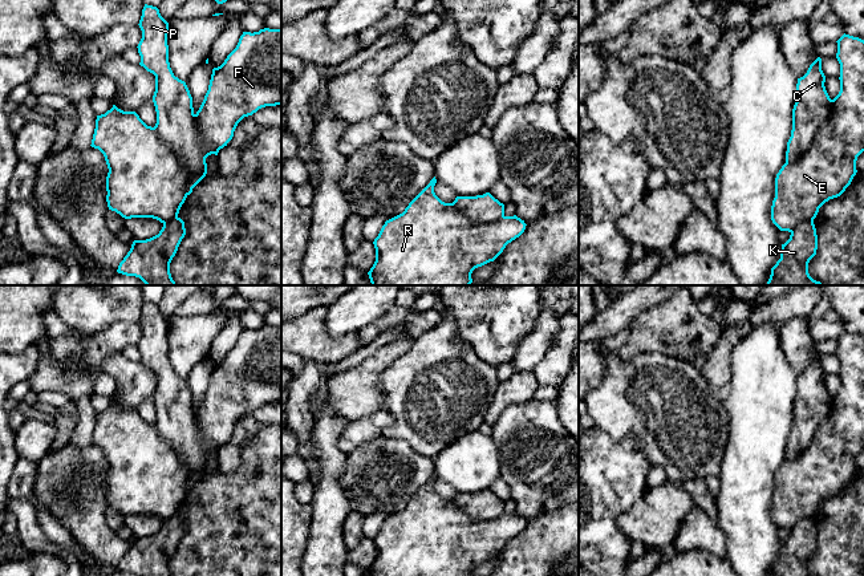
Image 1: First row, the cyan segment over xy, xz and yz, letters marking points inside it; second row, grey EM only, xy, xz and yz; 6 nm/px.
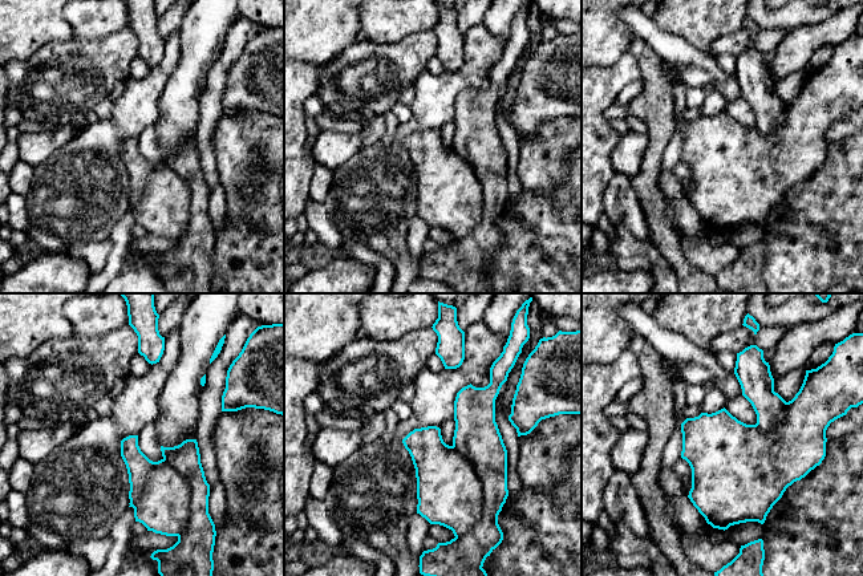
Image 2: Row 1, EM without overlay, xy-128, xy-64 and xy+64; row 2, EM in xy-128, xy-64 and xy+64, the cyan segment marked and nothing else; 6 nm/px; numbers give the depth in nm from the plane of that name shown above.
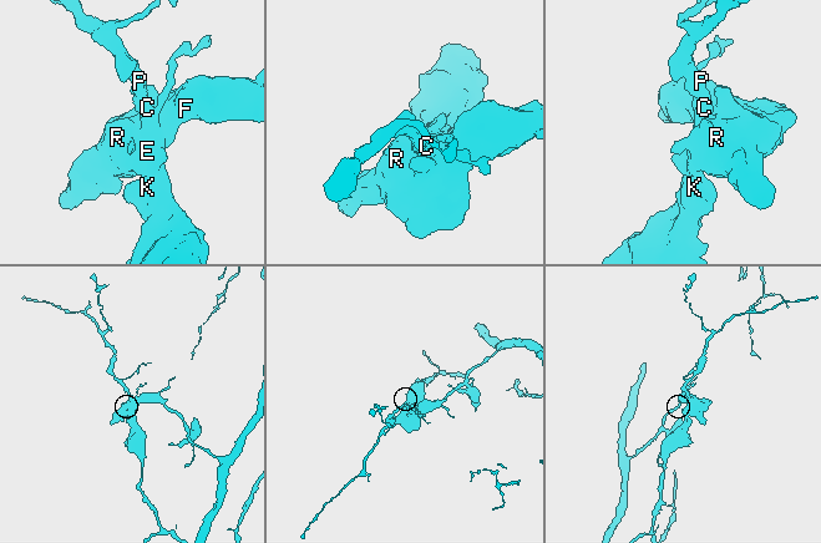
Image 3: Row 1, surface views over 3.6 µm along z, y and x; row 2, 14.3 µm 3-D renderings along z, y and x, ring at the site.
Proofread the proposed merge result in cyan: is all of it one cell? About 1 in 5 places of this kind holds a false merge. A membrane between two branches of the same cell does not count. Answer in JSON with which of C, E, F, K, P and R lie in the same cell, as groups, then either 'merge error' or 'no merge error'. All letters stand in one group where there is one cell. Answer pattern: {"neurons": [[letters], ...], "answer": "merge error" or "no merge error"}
{"neurons": [["C", "E", "F", "K", "P", "R"]], "answer": "no merge error"}

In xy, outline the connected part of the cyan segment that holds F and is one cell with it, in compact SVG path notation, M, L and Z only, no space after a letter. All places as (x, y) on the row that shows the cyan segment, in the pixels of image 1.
M145 4L138 25L142 31L137 46L139 65L155 76L153 102L157 123L154 127L147 126L135 111L123 111L113 105L105 114L97 115L90 146L104 154L109 169L109 210L125 219L153 218L163 224L158 235L133 242L117 272L139 277L146 285L177 285L170 273L170 263L186 235L184 222L178 214L192 188L206 177L206 158L218 155L227 146L244 117L265 106L281 105L281 29L243 32L224 62L212 69L208 90L195 113L186 82L175 77L170 68L169 23L157 7Z

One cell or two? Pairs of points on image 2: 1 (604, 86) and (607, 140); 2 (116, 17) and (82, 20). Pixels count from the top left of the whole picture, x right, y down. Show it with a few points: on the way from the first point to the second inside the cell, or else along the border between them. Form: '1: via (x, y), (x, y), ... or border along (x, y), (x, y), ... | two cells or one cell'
1: via (596, 100), (596, 126) | one cell
2: via (108, 17), (90, 17) | one cell

